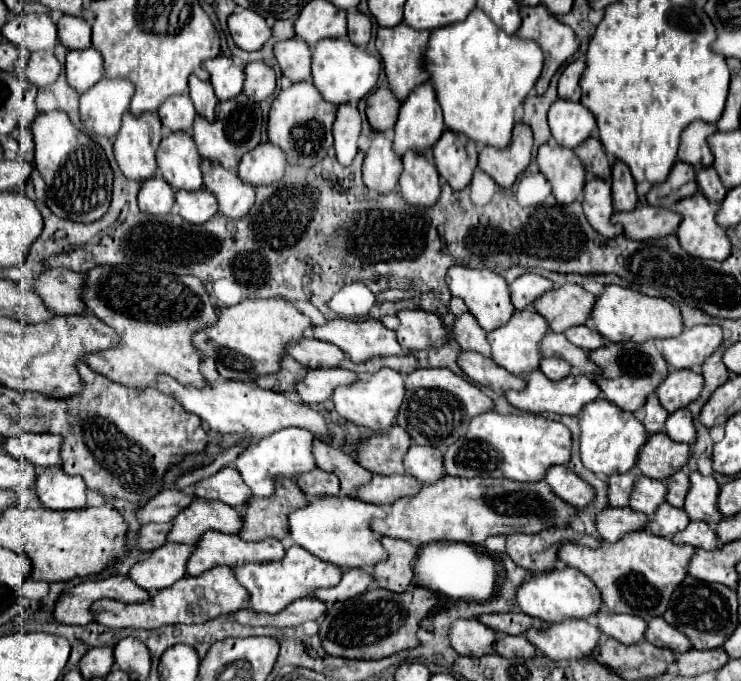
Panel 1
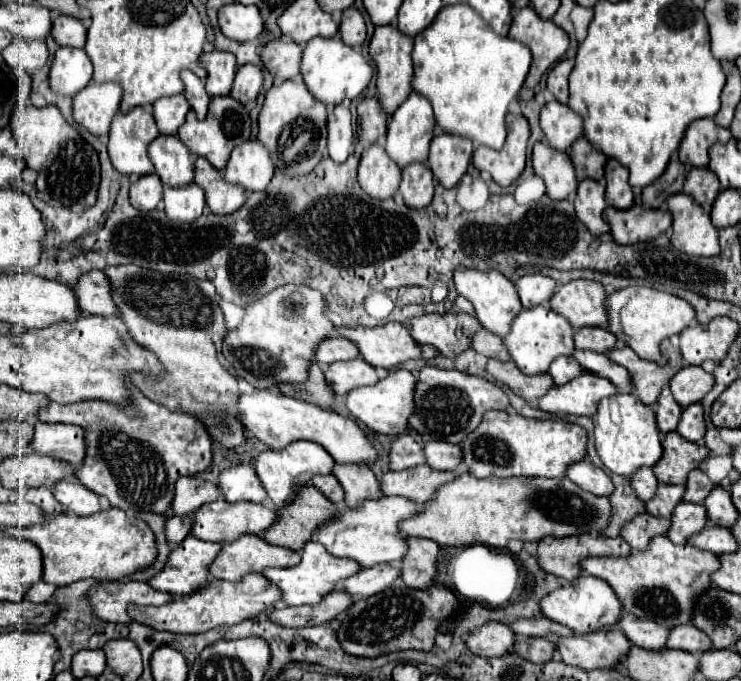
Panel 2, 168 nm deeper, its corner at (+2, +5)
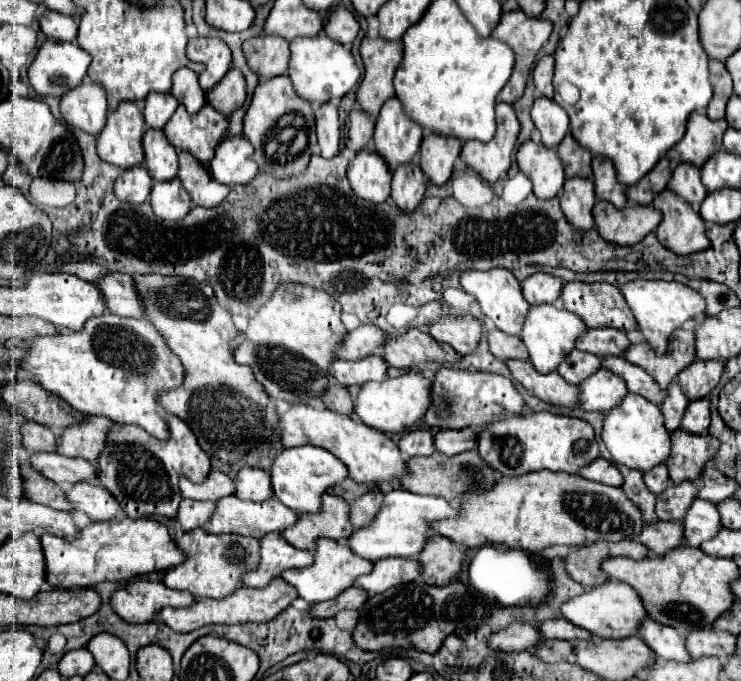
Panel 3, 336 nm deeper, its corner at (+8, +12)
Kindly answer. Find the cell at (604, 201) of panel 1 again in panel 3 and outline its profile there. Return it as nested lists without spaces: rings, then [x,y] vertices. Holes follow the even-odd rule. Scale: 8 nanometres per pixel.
[[[568,178],[560,196],[560,208],[566,220],[578,230],[594,228],[592,206],[596,202],[594,184],[588,178]]]

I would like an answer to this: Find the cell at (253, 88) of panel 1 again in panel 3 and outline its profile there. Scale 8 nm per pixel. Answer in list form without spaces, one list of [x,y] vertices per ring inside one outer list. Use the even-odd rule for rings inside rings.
[[[230,68],[224,80],[220,80],[216,88],[206,92],[206,102],[214,106],[218,112],[222,112],[222,116],[226,118],[230,118],[244,104],[244,100],[246,100],[246,80],[242,72],[238,72],[236,68]]]

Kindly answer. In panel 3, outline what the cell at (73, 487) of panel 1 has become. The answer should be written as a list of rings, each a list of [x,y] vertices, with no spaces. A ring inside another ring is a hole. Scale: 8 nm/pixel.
[[[88,482],[74,484],[68,490],[68,500],[76,510],[88,514],[92,522],[112,520],[120,512],[120,504],[116,502],[116,498],[104,486],[98,484],[88,484]]]

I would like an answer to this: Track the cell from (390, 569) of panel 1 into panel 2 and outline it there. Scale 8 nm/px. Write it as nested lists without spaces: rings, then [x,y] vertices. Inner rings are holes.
[[[406,537],[406,543],[408,551],[400,561],[400,579],[412,589],[428,587],[438,573],[440,545],[420,537]]]

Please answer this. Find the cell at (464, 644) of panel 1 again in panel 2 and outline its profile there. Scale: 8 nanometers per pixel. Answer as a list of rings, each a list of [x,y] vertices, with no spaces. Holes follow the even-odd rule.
[[[488,621],[466,635],[466,647],[480,657],[498,657],[512,649],[514,633],[508,625],[498,621]]]

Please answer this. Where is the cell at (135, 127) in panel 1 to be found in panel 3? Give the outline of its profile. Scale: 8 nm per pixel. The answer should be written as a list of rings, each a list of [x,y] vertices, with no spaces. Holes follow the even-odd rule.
[[[122,102],[114,112],[108,112],[108,122],[98,136],[98,156],[104,162],[114,164],[124,170],[138,166],[144,162],[142,134],[144,134],[144,116],[142,116],[140,108],[134,102]]]

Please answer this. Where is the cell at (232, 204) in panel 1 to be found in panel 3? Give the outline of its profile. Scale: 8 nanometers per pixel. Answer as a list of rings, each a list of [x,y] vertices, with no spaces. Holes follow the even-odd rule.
[[[190,152],[178,154],[178,180],[190,194],[192,202],[202,208],[218,206],[230,192],[228,186],[212,180],[208,170]]]

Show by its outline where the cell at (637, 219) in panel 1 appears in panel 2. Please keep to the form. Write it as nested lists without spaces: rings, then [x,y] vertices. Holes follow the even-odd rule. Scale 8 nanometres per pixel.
[[[634,205],[626,211],[606,207],[604,219],[610,225],[610,233],[616,243],[632,245],[640,241],[652,241],[672,225],[672,215],[666,209],[650,209]]]

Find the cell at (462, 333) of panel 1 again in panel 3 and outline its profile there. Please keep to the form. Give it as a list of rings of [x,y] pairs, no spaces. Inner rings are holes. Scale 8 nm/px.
[[[492,328],[488,332],[488,342],[490,342],[490,352],[498,360],[528,360],[528,350],[522,344],[518,336],[510,336],[500,332],[498,328]]]

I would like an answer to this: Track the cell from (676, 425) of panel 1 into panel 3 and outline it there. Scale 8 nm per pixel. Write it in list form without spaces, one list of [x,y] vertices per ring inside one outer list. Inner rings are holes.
[[[696,400],[690,402],[682,420],[682,428],[692,434],[706,434],[710,426],[710,400]]]

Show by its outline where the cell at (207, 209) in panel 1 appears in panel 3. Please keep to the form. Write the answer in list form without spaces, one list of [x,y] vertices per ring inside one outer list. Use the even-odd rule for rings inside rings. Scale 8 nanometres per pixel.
[[[178,178],[168,182],[154,182],[150,204],[160,220],[182,220],[192,210],[192,200]]]

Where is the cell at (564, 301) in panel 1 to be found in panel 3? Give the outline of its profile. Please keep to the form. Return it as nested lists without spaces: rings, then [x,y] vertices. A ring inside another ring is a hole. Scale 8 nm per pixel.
[[[566,282],[562,290],[566,310],[578,314],[588,328],[612,326],[618,330],[636,330],[636,320],[624,296],[606,282]]]

